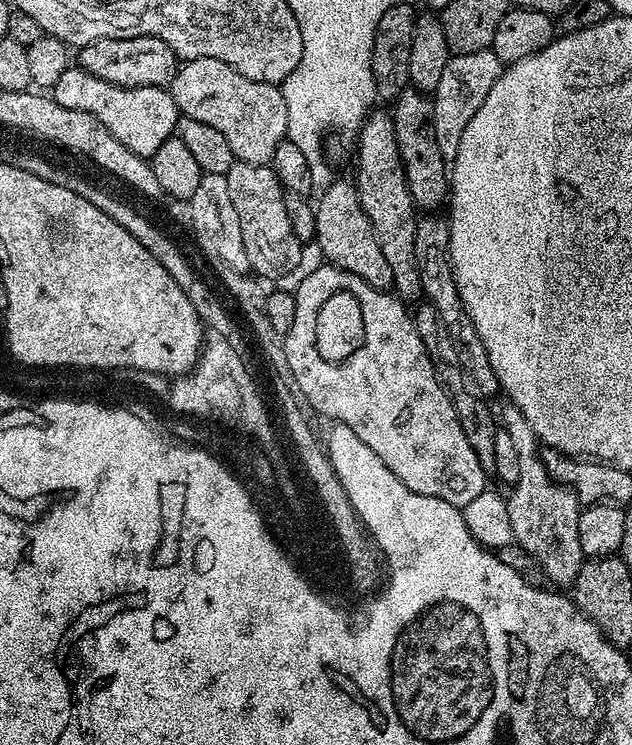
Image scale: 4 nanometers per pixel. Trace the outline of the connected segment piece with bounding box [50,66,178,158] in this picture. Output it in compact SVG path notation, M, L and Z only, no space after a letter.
M70 66L58 82L50 90L51 98L58 106L66 106L66 110L82 110L86 114L94 114L126 150L134 150L134 154L150 158L169 140L176 131L178 113L171 91L163 88L123 88L110 82L102 82L102 78L94 78L84 68Z

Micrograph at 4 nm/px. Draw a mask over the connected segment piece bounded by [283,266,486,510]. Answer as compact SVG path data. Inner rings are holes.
M323 266L316 268L297 288L294 288L296 305L294 306L294 326L283 333L285 342L286 359L290 364L291 382L303 385L303 390L310 397L310 401L323 413L329 413L330 418L337 424L350 426L382 462L400 481L410 490L418 494L426 494L430 498L442 498L442 502L450 502L458 509L464 509L466 502L471 502L477 494L486 491L484 476L486 470L482 462L478 462L478 454L474 454L474 446L470 446L470 438L462 431L462 422L458 422L458 414L450 402L448 392L440 384L436 371L432 365L430 354L418 334L416 324L412 321L412 312L407 308L405 301L391 291L375 288L362 278L350 274L341 268ZM334 290L354 290L356 302L360 302L360 314L366 324L368 332L368 344L366 350L360 352L362 362L366 358L368 368L360 368L360 382L356 388L348 388L344 384L332 384L326 382L328 378L324 374L324 362L316 356L312 350L312 342L318 342L318 324L316 322L316 310L320 304L328 304L330 294Z

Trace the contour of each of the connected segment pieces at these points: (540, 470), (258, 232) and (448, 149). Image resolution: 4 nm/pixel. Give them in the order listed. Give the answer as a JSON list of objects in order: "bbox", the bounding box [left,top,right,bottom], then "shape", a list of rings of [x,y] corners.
[{"bbox":[498,402,586,585],"shape":[[[508,402],[505,405],[500,416],[498,412],[498,420],[503,432],[510,434],[510,443],[518,454],[520,471],[518,482],[511,485],[509,492],[512,493],[506,496],[513,541],[537,560],[545,572],[546,581],[571,585],[586,559],[582,542],[578,542],[578,518],[582,505],[575,492],[559,484],[540,461],[538,441],[530,422],[526,422],[515,404]]]},{"bbox":[227,162,302,278],"shape":[[[239,162],[230,166],[227,177],[230,202],[234,202],[234,211],[242,225],[242,242],[246,245],[249,269],[260,278],[284,276],[294,271],[300,264],[302,241],[294,234],[290,217],[286,215],[286,193],[280,179],[272,173],[271,167]]]},{"bbox":[431,50,502,162],"shape":[[[491,50],[449,55],[446,70],[442,70],[442,78],[431,97],[432,125],[438,142],[438,150],[442,150],[445,161],[451,162],[458,152],[458,142],[462,142],[462,130],[470,123],[470,118],[478,114],[478,106],[486,102],[486,94],[490,94],[490,86],[498,82],[502,65],[500,59]]]}]

